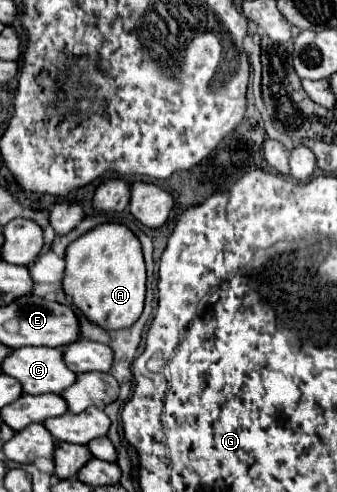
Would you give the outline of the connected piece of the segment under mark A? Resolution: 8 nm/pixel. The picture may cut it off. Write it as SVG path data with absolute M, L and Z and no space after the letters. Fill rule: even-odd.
M103 223L87 231L67 247L65 263L63 291L87 321L117 331L131 327L139 319L145 301L147 271L141 243L125 225Z

